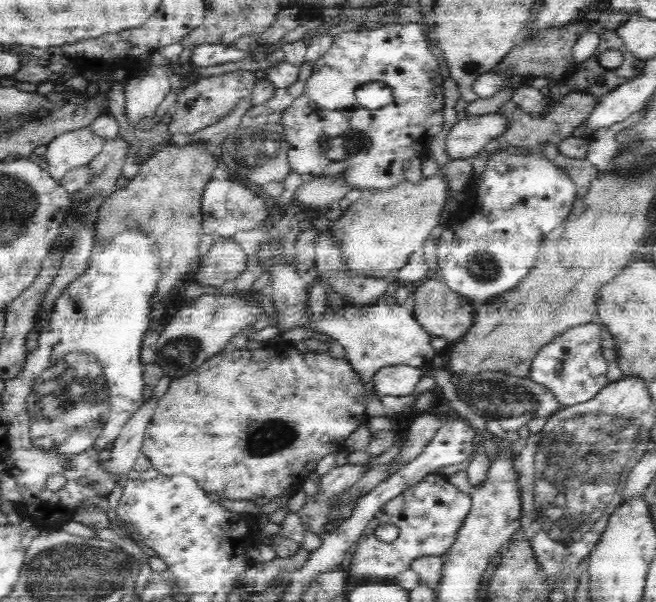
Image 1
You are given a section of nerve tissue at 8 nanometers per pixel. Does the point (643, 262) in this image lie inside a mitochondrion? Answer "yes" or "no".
no

